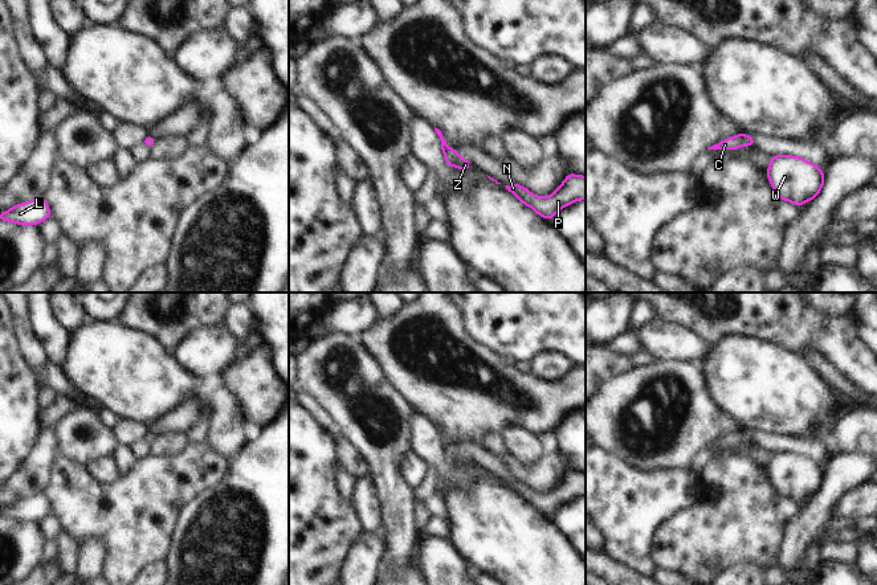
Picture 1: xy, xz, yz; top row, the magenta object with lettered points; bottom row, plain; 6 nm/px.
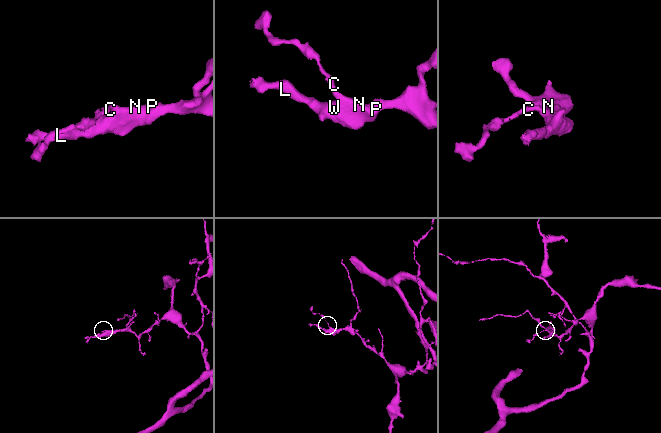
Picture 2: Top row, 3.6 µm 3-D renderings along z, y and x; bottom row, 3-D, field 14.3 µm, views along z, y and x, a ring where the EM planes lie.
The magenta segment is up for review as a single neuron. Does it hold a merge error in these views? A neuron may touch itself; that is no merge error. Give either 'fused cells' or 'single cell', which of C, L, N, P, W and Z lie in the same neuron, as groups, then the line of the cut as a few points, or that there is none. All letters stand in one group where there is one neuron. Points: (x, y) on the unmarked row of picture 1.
single cell; C L N P W Z; no cut

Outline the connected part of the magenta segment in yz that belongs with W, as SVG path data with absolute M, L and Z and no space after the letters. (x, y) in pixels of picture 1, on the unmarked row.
M774 451L766 470L776 494L796 503L817 494L825 472L820 463L791 451Z

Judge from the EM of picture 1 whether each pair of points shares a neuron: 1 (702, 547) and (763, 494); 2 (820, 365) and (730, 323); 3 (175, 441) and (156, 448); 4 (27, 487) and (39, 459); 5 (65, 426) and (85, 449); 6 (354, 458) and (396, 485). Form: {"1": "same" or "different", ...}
{"1": "same", "2": "different", "3": "same", "4": "same", "5": "same", "6": "different"}

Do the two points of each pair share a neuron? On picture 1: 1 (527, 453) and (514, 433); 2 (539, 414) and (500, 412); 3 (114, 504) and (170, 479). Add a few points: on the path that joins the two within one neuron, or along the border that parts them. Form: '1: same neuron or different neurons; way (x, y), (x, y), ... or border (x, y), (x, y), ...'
1: same neuron; way (525, 448), (515, 438)
2: same neuron; way (530, 412), (509, 412)
3: same neuron; way (127, 504), (142, 504), (156, 490)

